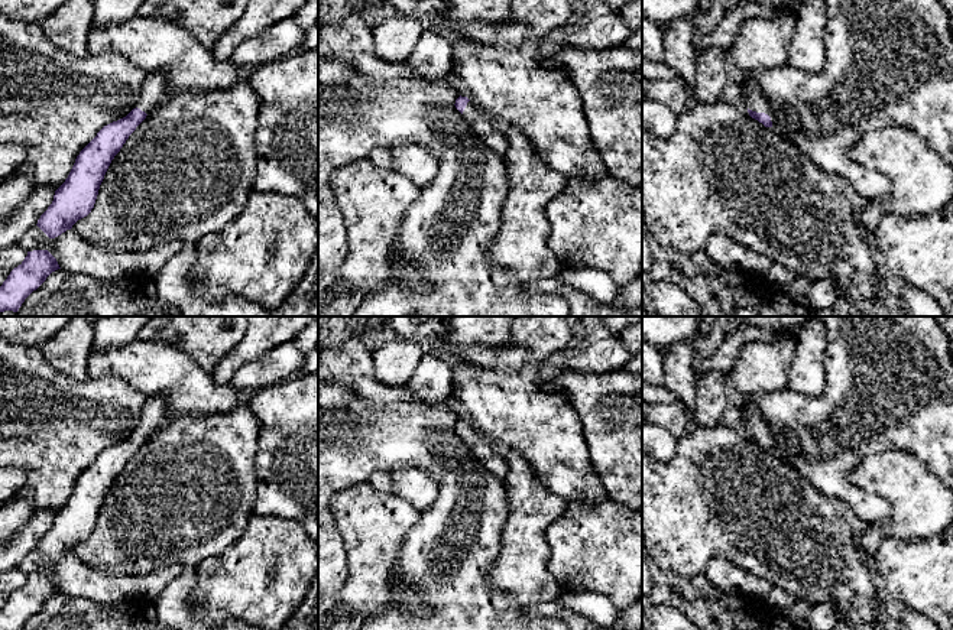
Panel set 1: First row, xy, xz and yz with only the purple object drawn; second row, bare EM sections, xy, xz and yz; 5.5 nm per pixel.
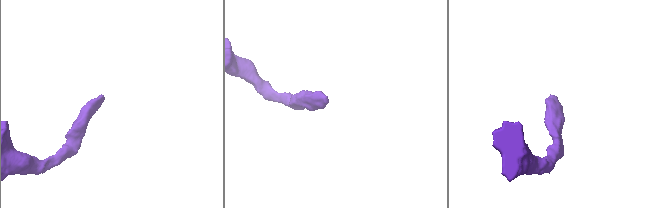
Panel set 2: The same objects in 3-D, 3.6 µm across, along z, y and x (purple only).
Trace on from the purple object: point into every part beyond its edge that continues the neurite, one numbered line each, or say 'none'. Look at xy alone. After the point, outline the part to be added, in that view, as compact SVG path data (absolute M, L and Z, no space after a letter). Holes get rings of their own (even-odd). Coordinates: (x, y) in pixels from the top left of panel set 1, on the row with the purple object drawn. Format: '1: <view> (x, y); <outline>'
1: xy (155, 90); M163 72L148 74L146 79L143 81L137 108L149 114L168 98L171 91L172 87L166 81Z

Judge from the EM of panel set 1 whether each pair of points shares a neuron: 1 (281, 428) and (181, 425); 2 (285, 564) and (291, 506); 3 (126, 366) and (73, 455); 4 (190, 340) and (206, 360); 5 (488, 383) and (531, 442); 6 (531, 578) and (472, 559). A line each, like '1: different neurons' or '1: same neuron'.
1: different neurons
2: different neurons
3: different neurons
4: same neuron
5: same neuron
6: different neurons

